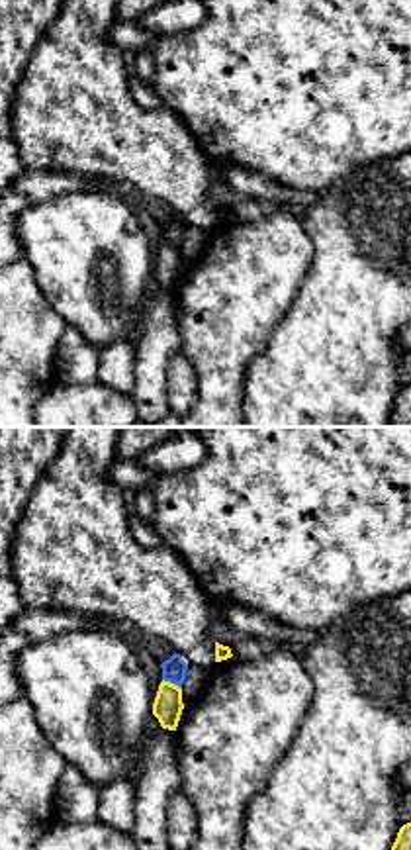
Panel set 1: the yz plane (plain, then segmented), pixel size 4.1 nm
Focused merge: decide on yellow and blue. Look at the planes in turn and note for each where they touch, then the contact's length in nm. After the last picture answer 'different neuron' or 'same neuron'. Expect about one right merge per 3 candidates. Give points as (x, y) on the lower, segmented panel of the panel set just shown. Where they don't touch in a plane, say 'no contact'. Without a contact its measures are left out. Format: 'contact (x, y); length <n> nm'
contact (173, 684); length 90 nm

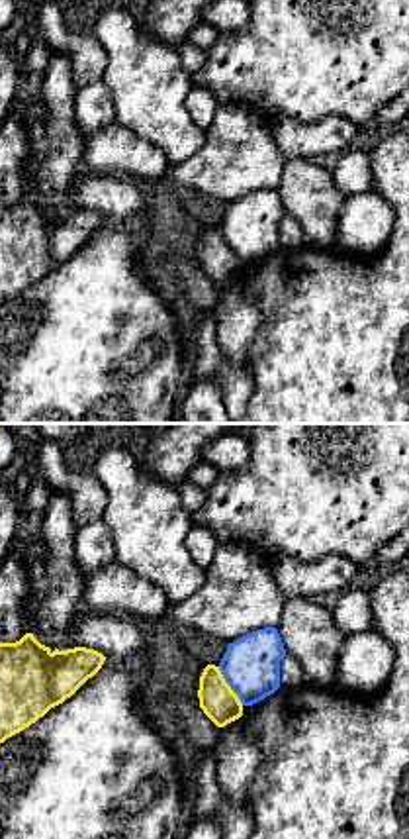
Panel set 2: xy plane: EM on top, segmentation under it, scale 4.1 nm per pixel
contact (229, 687); length 190 nm

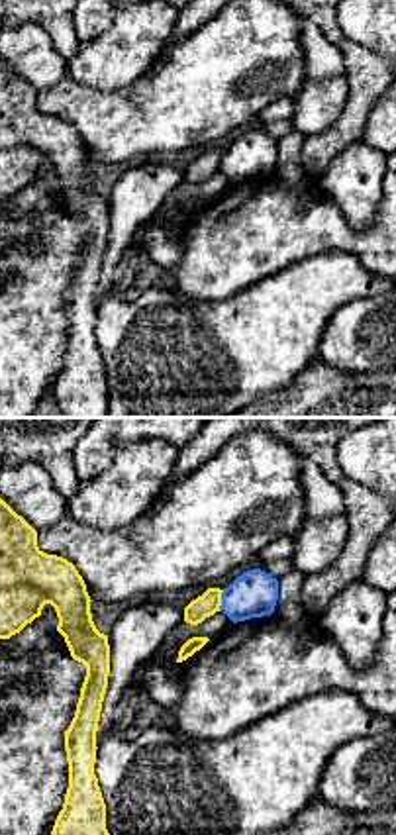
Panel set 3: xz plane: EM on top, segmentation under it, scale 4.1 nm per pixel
contact (220, 600); length 90 nm

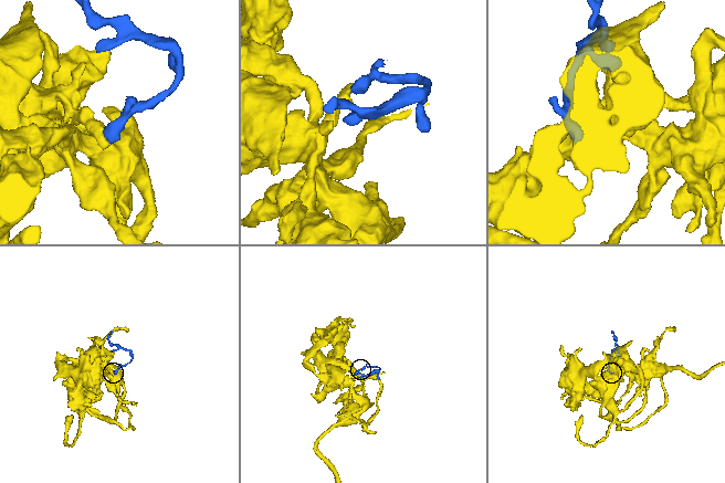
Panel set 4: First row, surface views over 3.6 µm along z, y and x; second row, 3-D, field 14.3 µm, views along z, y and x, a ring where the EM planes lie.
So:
different neuron

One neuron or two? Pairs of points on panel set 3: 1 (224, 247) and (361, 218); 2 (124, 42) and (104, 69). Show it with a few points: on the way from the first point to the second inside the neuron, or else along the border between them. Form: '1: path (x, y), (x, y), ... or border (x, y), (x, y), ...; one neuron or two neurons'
1: border (322, 193), (353, 226), (369, 228), (375, 222); two neurons
2: path (124, 48), (110, 63); one neuron

